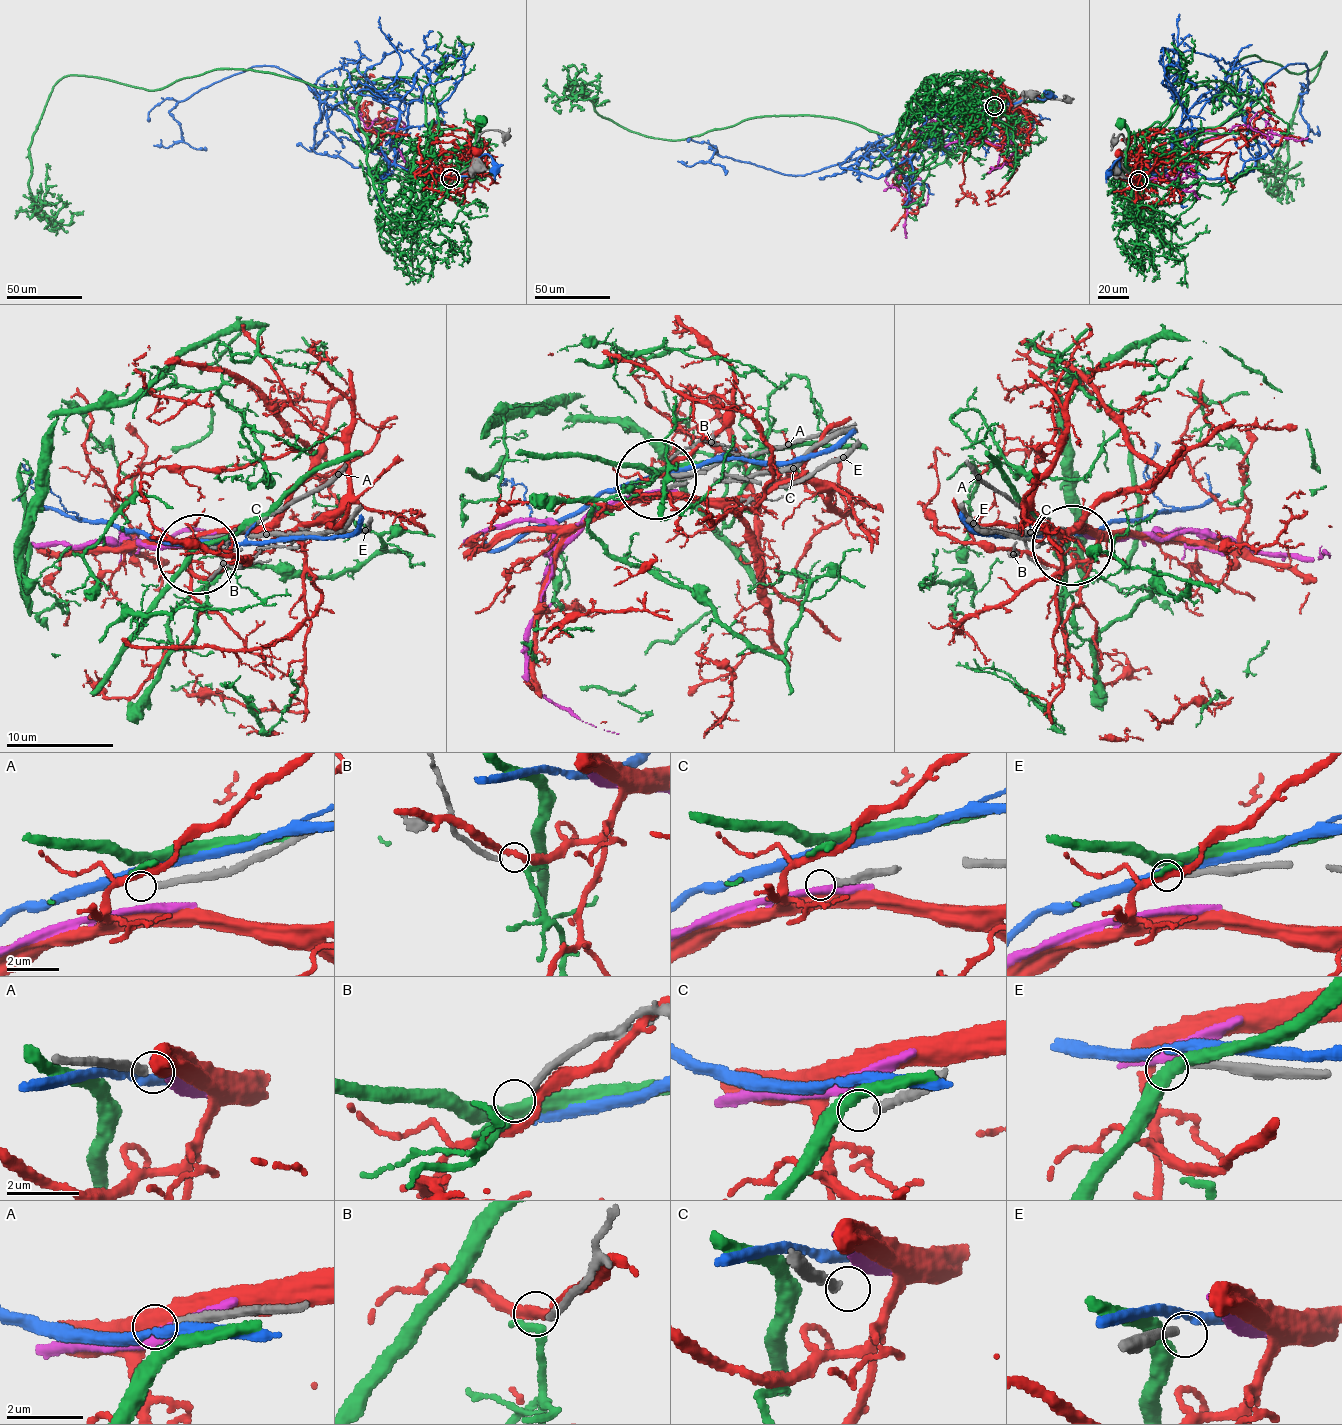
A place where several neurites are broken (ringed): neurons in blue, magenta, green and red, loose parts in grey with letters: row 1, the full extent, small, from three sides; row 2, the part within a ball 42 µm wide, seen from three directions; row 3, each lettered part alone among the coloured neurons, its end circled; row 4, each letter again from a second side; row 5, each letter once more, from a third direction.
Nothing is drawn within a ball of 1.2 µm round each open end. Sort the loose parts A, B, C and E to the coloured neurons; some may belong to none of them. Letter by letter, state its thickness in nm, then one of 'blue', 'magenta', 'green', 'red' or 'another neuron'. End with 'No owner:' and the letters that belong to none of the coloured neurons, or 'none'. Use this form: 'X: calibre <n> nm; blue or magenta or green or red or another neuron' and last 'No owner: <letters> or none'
A: calibre 240 nm; another neuron
B: calibre 200 nm; green
C: calibre 240 nm; another neuron
E: calibre 240 nm; another neuron
No owner: A, C, E

